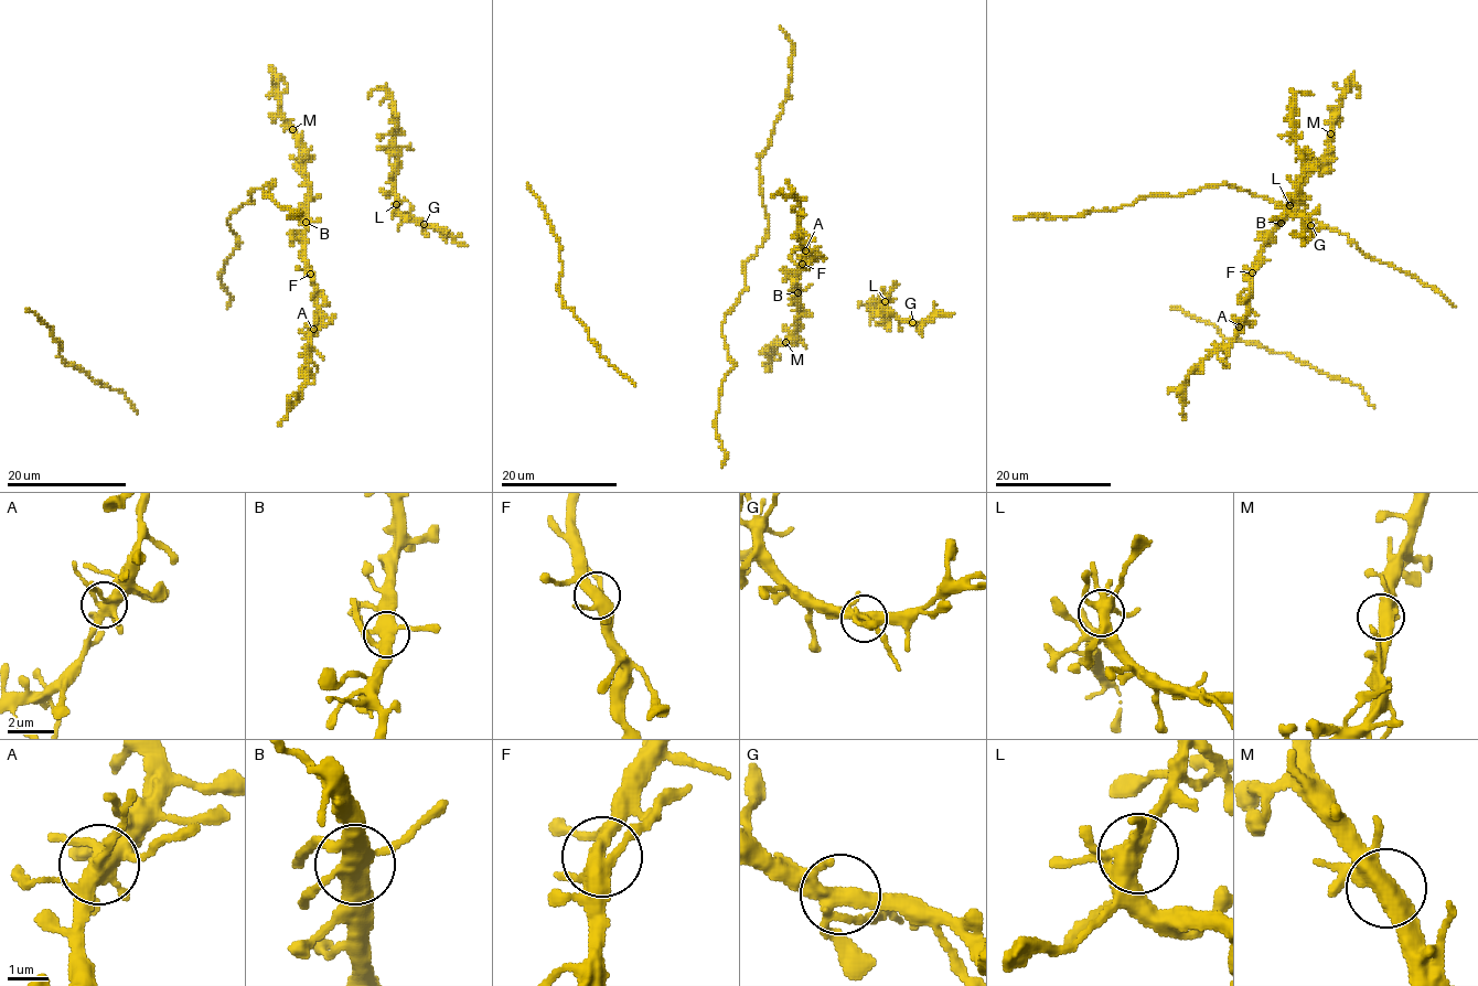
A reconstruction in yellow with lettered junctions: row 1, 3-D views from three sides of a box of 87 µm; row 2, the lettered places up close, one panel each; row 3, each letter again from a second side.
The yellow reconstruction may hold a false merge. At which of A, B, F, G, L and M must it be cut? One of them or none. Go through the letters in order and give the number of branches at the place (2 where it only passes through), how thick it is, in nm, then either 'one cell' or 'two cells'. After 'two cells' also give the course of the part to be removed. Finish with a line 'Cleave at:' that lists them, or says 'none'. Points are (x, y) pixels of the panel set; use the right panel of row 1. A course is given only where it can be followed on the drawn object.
A: 7 branches meet; 400 nm thick; one cell
B: 5 branches meet; 400 nm thick; one cell
F: 4 branches meet; 400 nm thick; one cell
G: 5 branches meet; 360 nm thick; one cell
L: 5 branches meet; 400 nm thick; one cell
M: 4 branches meet; 400 nm thick; one cell
Cleave at: none

